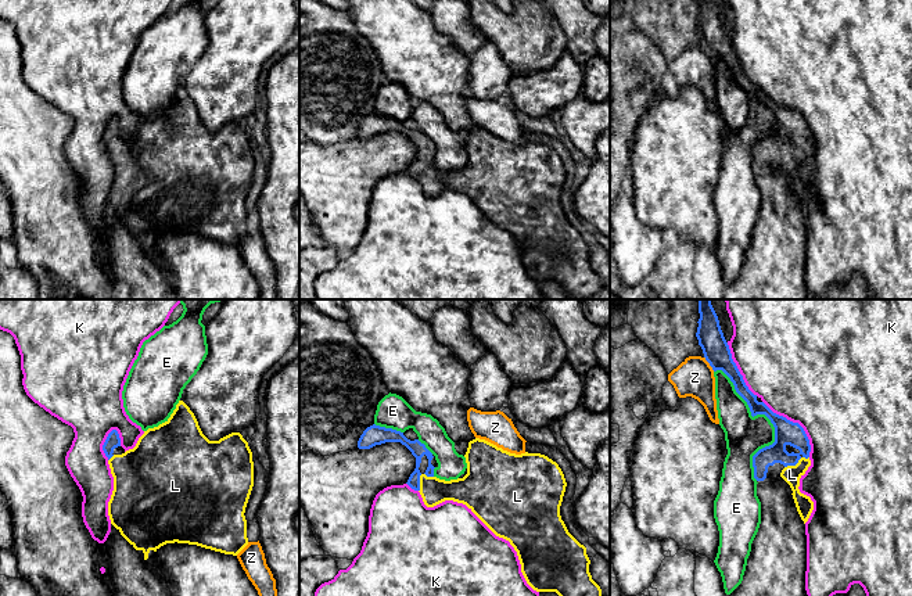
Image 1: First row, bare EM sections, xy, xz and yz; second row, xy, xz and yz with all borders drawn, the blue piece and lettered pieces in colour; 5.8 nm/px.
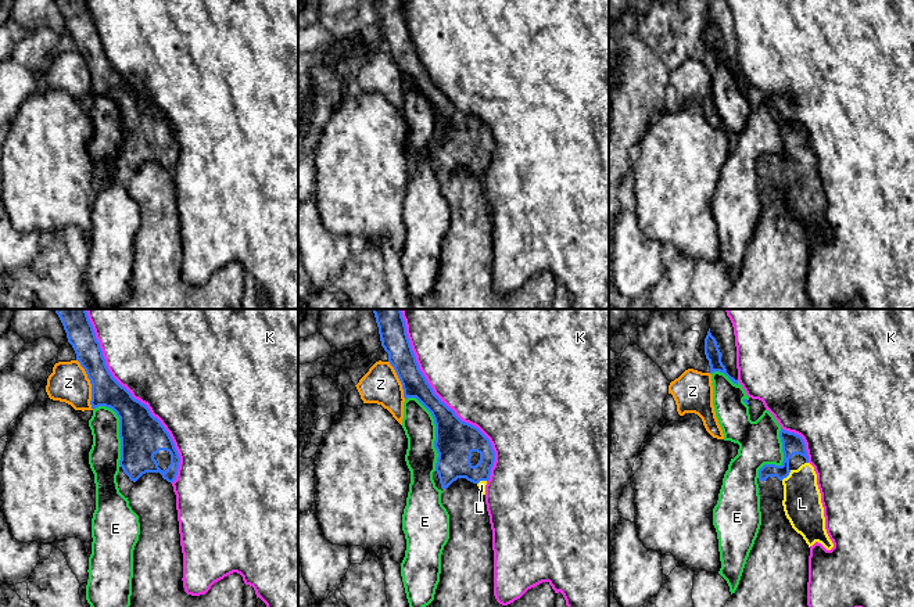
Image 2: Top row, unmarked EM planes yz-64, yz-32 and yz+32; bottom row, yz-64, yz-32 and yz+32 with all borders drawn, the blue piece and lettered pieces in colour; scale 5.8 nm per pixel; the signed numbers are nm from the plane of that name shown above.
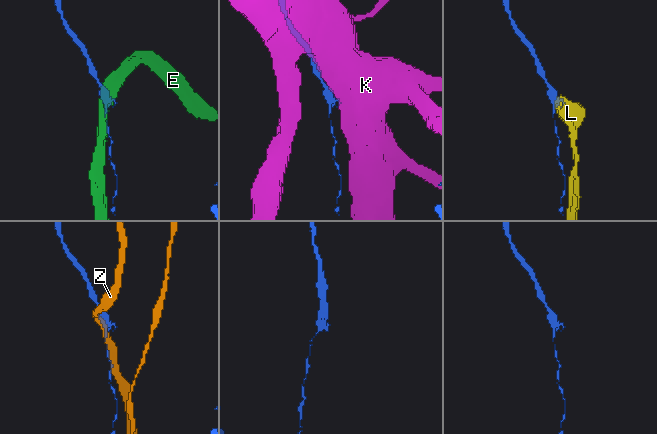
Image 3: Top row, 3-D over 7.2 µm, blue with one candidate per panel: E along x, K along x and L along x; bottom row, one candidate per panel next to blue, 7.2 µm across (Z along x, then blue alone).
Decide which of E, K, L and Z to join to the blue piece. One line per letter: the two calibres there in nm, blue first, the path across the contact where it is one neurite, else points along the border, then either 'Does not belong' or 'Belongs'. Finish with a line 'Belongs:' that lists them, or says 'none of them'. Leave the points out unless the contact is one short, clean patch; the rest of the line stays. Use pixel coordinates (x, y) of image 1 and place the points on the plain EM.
E: Thickness 140 nm (blue) against 240 nm. Does not belong
K: Thickness 140 nm (blue) against 500 nm. Does not belong
L: Thickness 140 nm (blue) against 110 nm. Path across: yz (786, 122), (782, 140), (796, 153), (792, 164). Belongs
Z: Thickness 150 nm (blue) against 220 nm. Does not belong
Belongs: L

